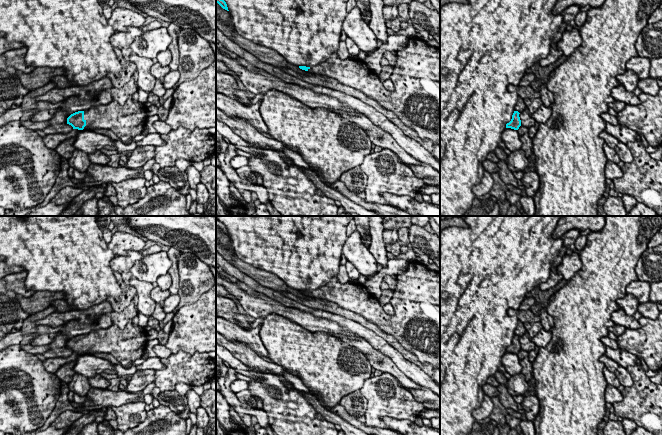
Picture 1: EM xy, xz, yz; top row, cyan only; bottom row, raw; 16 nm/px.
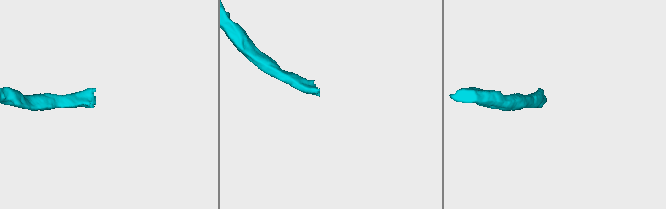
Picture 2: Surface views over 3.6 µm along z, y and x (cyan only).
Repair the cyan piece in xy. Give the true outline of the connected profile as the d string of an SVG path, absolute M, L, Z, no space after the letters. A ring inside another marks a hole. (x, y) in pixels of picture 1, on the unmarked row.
M131 322L123 330L113 324L108 328L71 338L67 342L67 348L78 354L108 353L124 368L129 368L132 362L142 358L146 350L146 333L145 328L133 326Z

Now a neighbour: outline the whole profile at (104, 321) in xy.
M102 314L98 317L96 322L90 324L69 324L66 326L64 331L69 332L73 337L78 335L86 335L90 332L98 329L108 328L113 325L111 316L109 314Z

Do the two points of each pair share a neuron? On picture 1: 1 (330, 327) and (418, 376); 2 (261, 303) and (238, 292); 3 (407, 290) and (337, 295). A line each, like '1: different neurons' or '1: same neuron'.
1: different neurons
2: same neuron
3: same neuron

